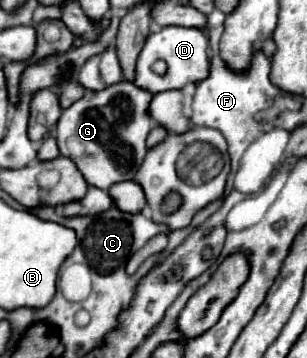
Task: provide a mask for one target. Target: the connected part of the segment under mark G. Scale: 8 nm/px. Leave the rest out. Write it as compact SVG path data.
M122 80L100 92L88 90L84 98L62 112L62 118L56 124L58 150L62 156L76 162L76 168L90 186L108 190L116 182L134 180L140 162L144 162L148 152L146 136L154 128L152 118L146 114L150 98L150 92Z

